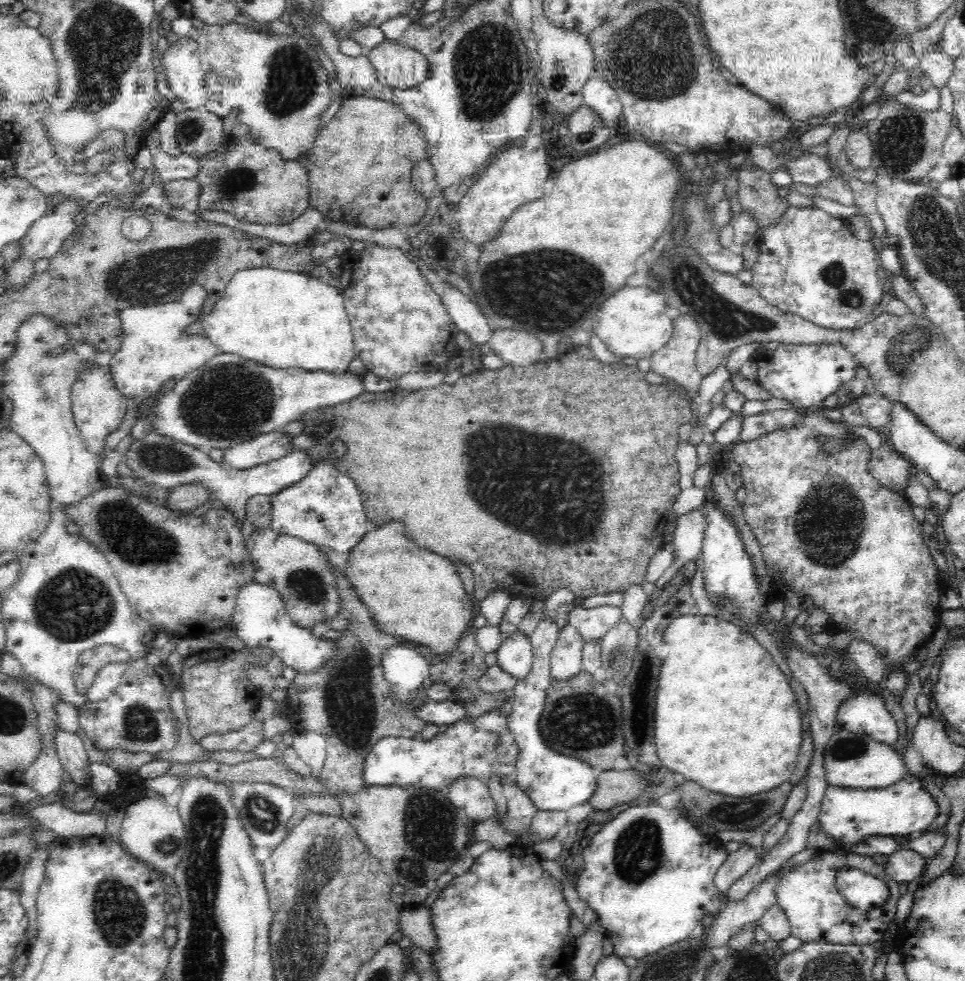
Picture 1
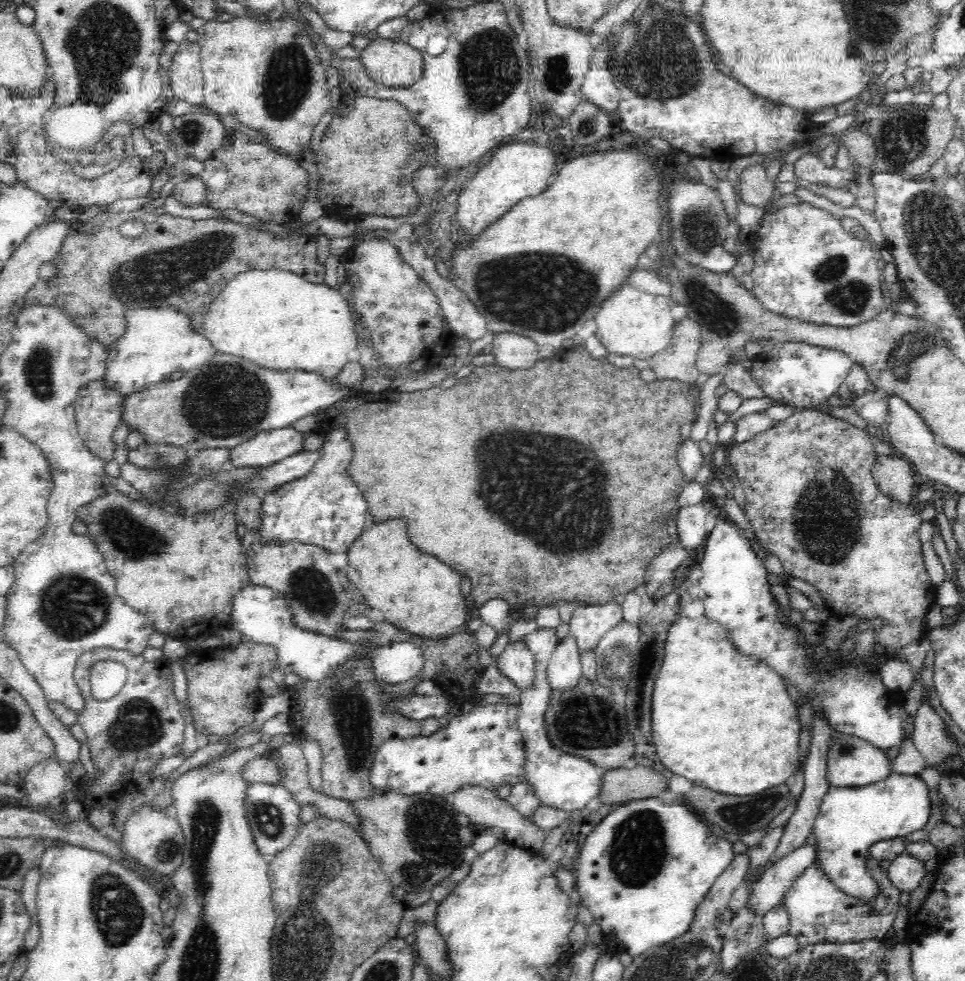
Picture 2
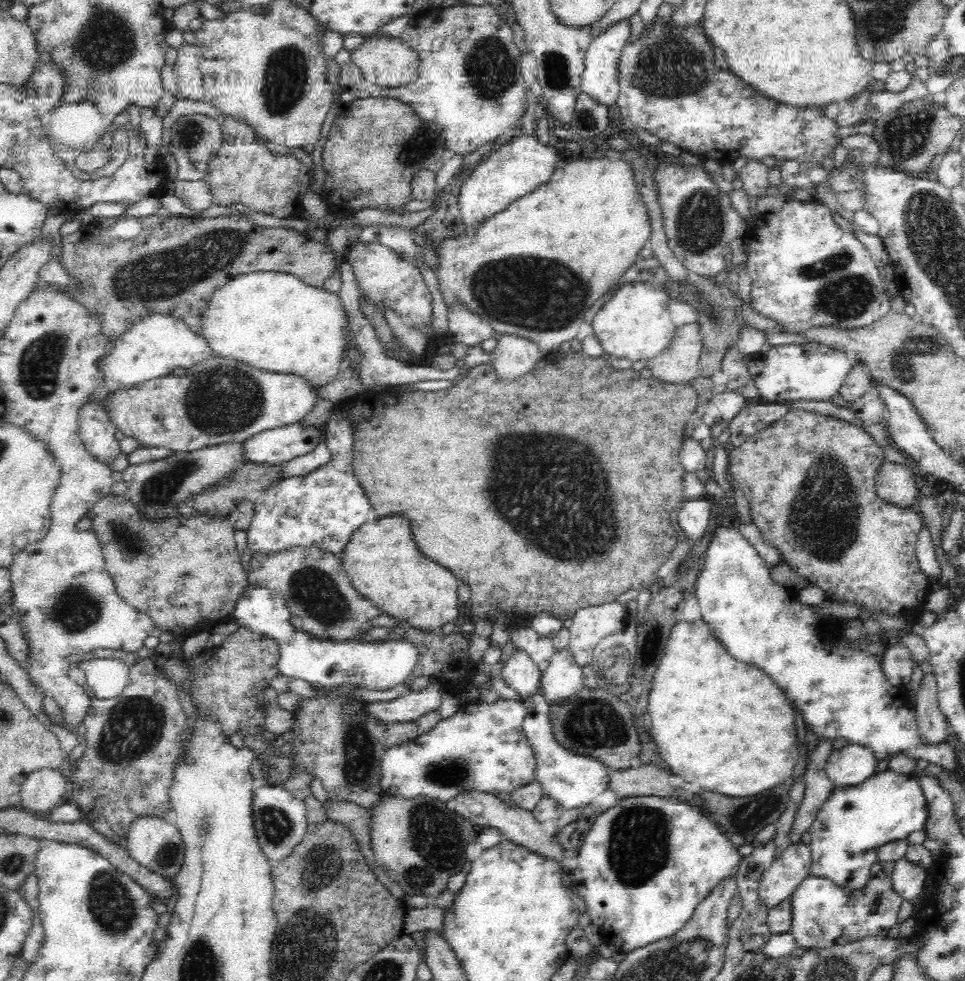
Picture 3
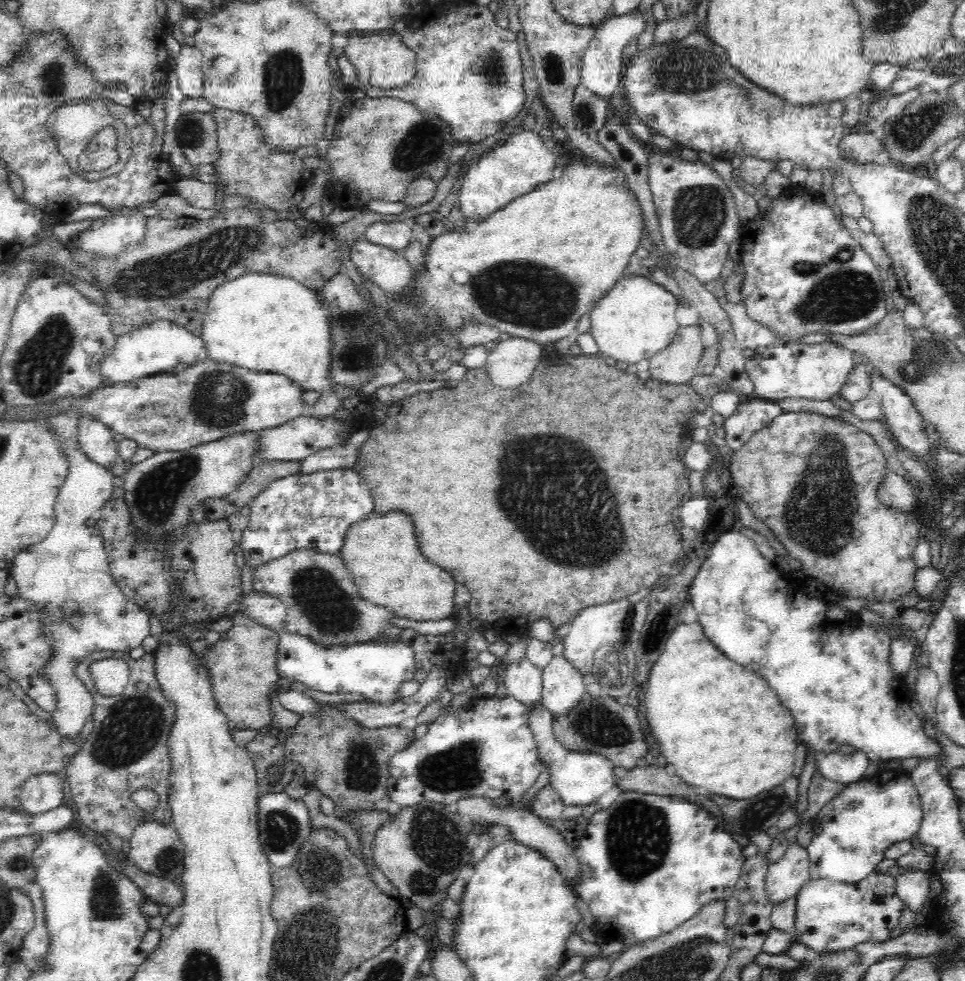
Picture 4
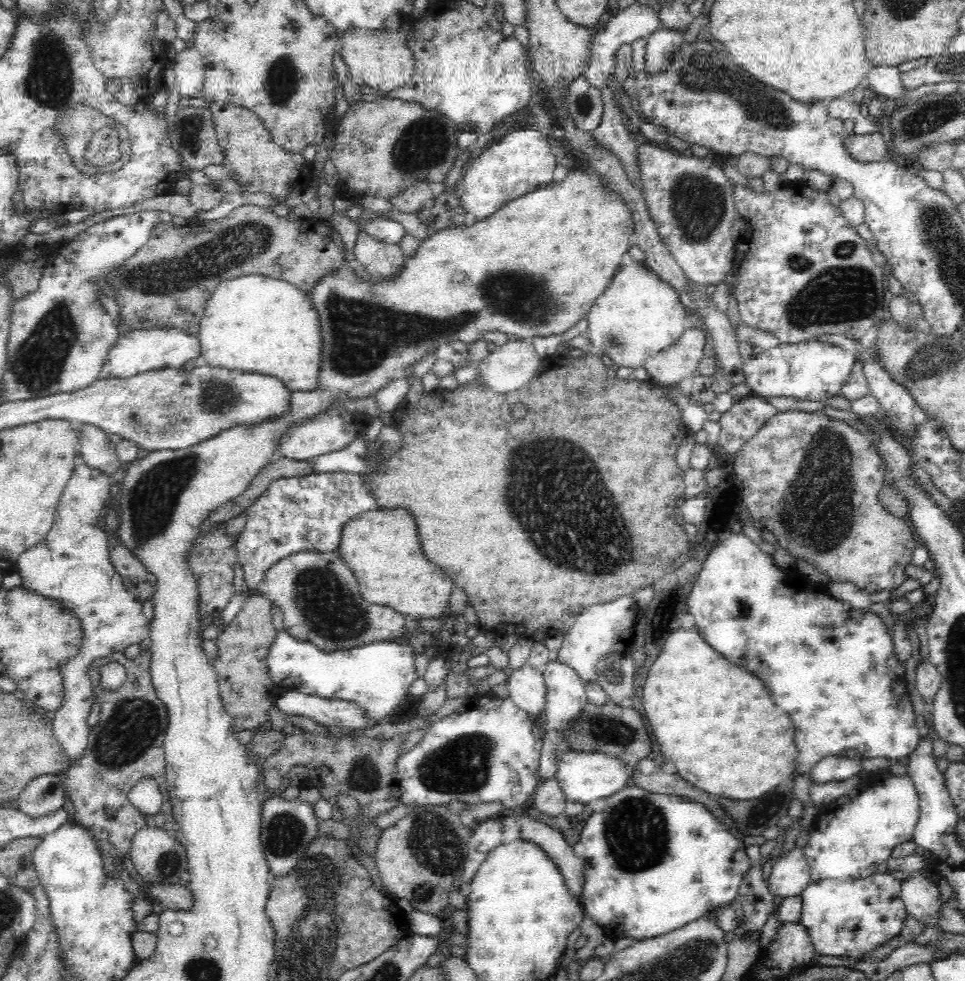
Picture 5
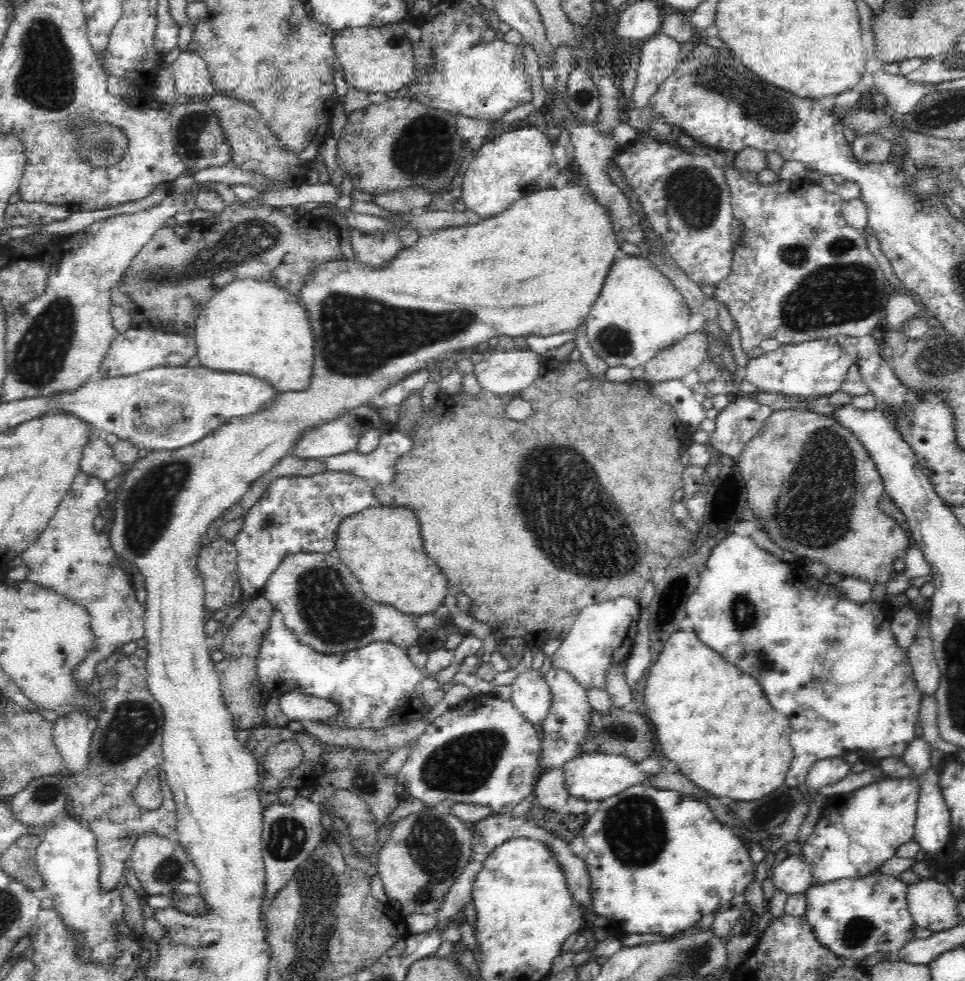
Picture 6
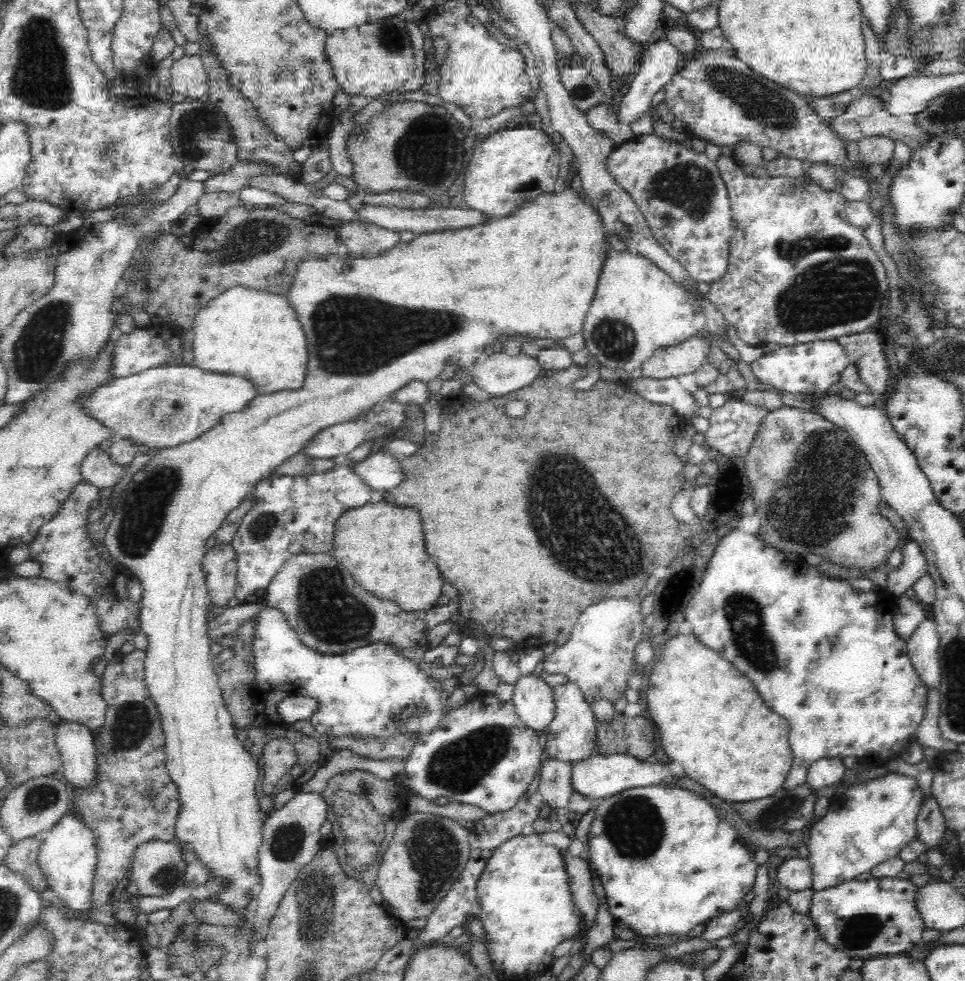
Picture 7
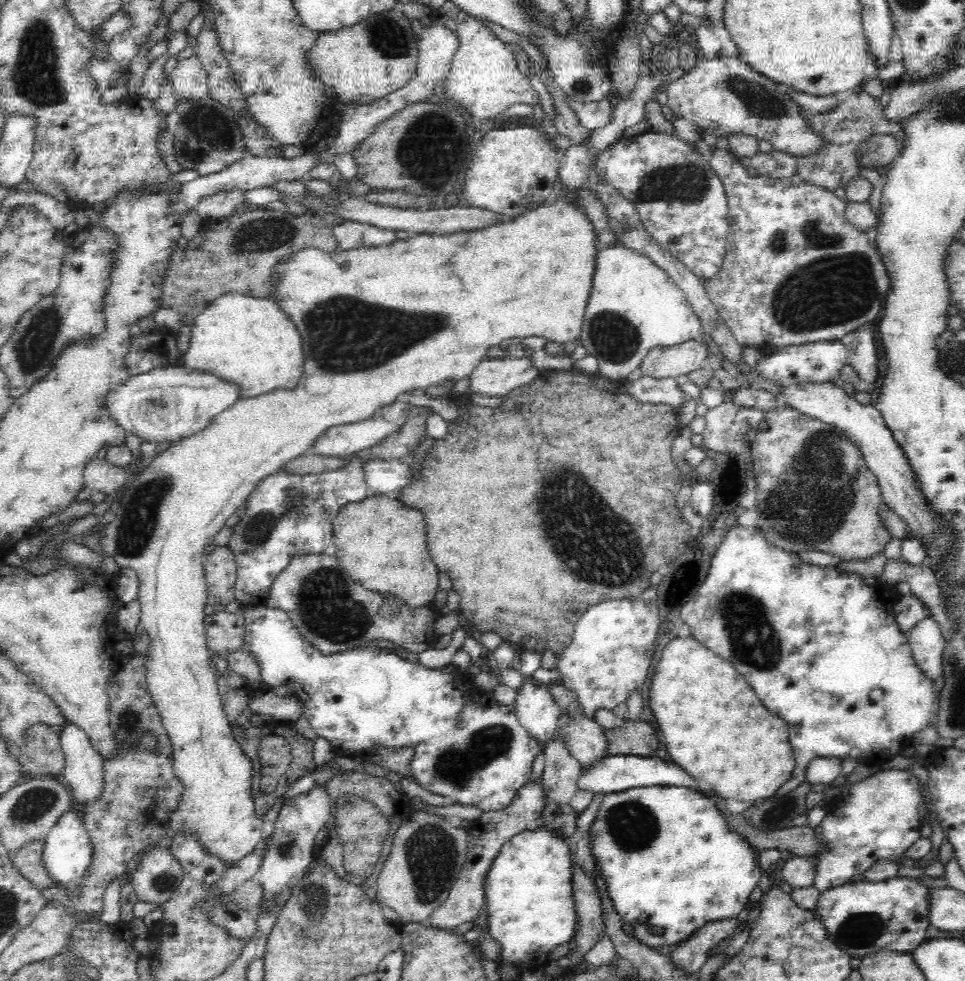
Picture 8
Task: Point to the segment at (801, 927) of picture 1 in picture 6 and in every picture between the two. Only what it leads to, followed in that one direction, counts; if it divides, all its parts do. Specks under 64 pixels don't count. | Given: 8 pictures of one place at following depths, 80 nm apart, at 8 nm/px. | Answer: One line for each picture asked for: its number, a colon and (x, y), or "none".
2: (819, 912)
3: (823, 913)
4: (829, 915)
5: (847, 917)
6: (852, 918)

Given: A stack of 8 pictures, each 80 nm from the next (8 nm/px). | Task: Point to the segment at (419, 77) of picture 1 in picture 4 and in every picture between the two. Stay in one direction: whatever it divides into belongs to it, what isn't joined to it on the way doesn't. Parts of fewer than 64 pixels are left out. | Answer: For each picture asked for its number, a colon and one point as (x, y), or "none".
2: (394, 64)
3: (387, 62)
4: (380, 58)

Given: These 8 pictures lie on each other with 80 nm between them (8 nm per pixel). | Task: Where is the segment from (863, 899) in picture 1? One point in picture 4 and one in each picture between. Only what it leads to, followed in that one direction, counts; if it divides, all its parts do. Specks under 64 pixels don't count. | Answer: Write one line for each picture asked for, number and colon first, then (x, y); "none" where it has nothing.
2: (850, 820)
3: (853, 822)
4: (852, 832)

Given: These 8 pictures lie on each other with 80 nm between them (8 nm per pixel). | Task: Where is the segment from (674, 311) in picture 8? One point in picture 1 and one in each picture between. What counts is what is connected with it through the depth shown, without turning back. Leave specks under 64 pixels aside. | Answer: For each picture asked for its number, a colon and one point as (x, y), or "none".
1: (633, 323)
2: (631, 322)
3: (634, 323)
4: (636, 319)
5: (638, 315)
6: (638, 313)
7: (637, 309)

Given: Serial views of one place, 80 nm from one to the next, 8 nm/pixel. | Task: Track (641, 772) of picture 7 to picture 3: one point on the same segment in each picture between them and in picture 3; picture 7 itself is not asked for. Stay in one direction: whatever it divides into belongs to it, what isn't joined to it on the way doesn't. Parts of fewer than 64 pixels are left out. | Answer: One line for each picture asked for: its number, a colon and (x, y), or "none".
3: (572, 781)
4: (578, 779)
5: (584, 777)
6: (592, 776)

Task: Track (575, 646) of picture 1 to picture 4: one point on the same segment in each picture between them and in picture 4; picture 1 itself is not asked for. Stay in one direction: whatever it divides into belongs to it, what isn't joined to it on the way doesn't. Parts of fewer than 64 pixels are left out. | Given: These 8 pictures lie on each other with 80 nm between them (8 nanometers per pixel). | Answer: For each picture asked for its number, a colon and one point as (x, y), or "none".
2: (564, 669)
3: (563, 678)
4: (563, 686)

